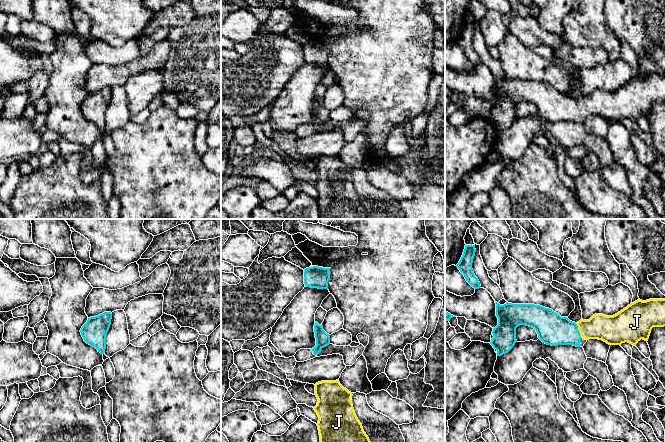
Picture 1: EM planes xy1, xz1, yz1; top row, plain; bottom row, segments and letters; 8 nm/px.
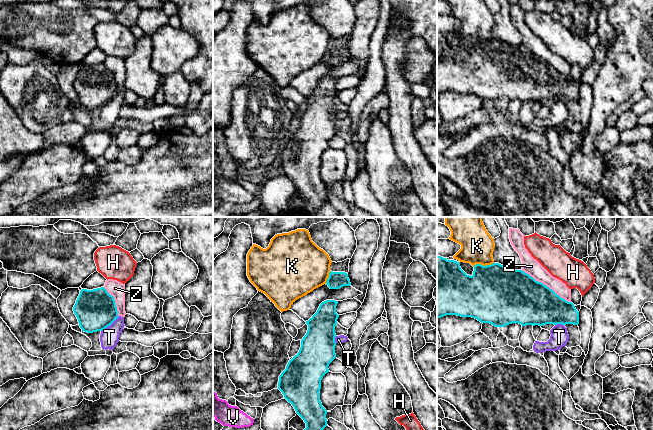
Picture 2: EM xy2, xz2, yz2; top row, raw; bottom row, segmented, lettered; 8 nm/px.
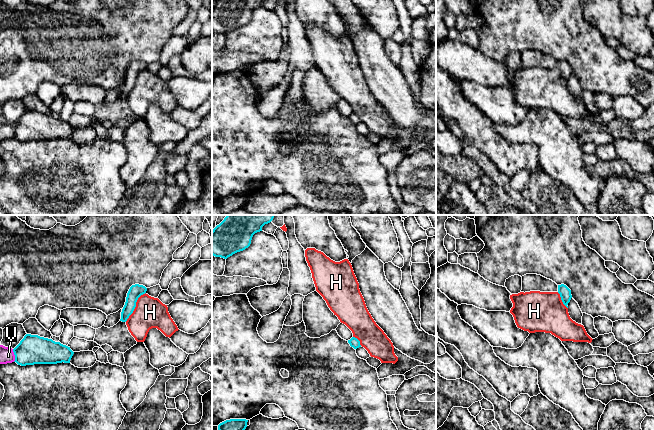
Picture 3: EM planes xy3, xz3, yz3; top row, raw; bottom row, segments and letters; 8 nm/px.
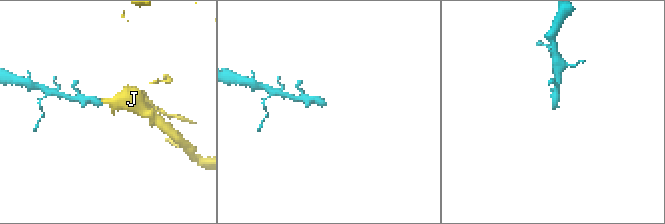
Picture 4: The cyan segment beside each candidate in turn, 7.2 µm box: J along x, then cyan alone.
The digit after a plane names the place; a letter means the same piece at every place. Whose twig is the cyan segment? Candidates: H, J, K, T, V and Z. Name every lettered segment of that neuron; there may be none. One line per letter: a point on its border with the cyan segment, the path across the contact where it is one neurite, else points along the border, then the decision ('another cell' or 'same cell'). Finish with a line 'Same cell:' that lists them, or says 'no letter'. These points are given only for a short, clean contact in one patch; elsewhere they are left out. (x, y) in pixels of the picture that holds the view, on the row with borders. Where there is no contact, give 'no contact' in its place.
H: xy3 (135, 306) | along xy3 (145, 292), (138, 298), (133, 312), (125, 321) | another cell
J: yz1 (577, 329) | across yz1 (552, 329), (577, 329), (606, 328) | same cell
K: yz2 (482, 265) | another cell
T: xy2 (109, 325) | along xy2 (118, 316), (101, 331) | another cell
V: xy3 (14, 354) | another cell
Z: yz2 (545, 285) | another cell
Same cell: J

